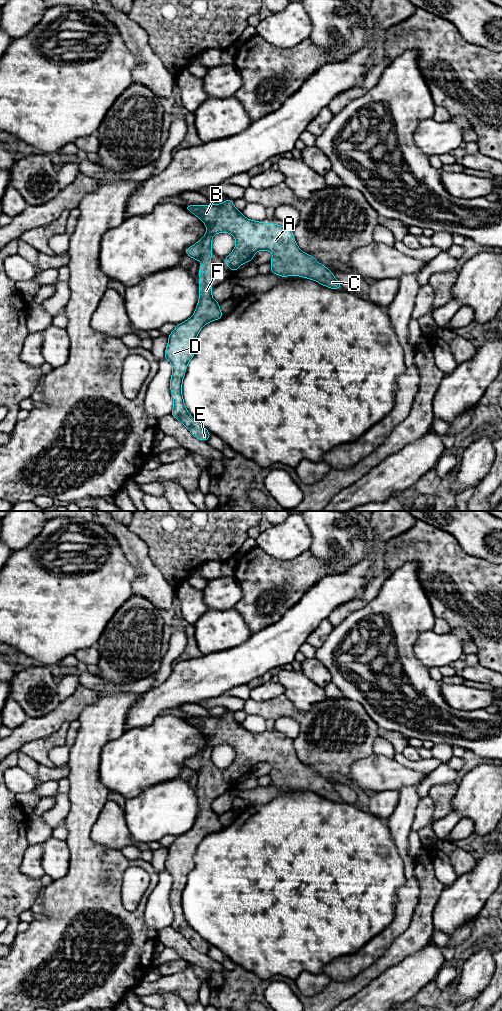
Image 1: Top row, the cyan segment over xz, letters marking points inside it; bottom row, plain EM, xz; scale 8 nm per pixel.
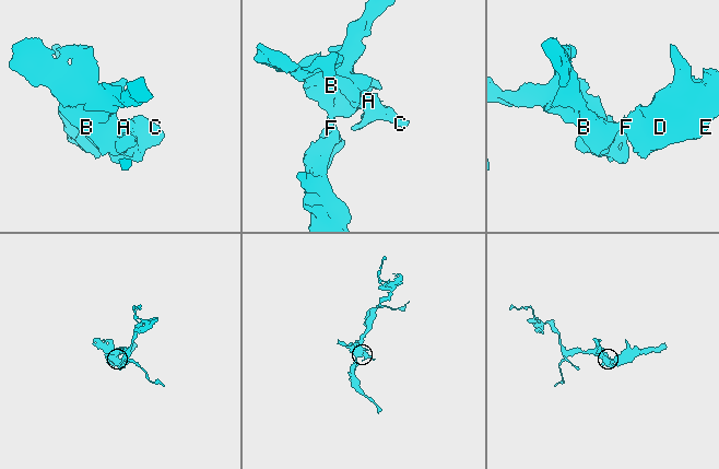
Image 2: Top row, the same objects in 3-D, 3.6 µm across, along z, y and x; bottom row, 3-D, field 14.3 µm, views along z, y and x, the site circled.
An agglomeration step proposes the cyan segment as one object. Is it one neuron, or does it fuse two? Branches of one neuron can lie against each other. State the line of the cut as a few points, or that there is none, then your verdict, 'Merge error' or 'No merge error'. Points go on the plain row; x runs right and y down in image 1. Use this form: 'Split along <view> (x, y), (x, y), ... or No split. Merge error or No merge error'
No split. No merge error

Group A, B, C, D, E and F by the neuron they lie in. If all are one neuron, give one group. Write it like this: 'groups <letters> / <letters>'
groups A B C D E F

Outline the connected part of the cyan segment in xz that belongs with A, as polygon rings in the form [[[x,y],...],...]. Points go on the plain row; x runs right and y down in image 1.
[[[231,711],[220,716],[188,716],[184,719],[197,728],[207,742],[197,755],[185,761],[185,766],[201,773],[200,805],[194,826],[177,836],[168,847],[164,870],[172,876],[173,880],[170,902],[174,918],[171,927],[187,939],[195,950],[206,954],[211,945],[186,921],[182,908],[182,895],[188,875],[195,867],[194,856],[198,845],[207,835],[224,828],[220,822],[220,815],[212,809],[213,798],[208,796],[214,794],[211,782],[213,748],[222,744],[234,748],[236,757],[233,763],[223,770],[234,785],[242,776],[253,773],[256,764],[265,762],[273,765],[270,772],[272,786],[280,787],[282,790],[304,789],[333,802],[340,802],[341,797],[331,782],[298,759],[293,742],[288,738],[250,732],[235,720]]]

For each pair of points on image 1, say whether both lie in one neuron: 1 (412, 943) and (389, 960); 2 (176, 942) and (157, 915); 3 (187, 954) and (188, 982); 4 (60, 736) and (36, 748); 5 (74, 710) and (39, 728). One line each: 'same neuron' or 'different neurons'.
1: same neuron
2: different neurons
3: different neurons
4: same neuron
5: same neuron

